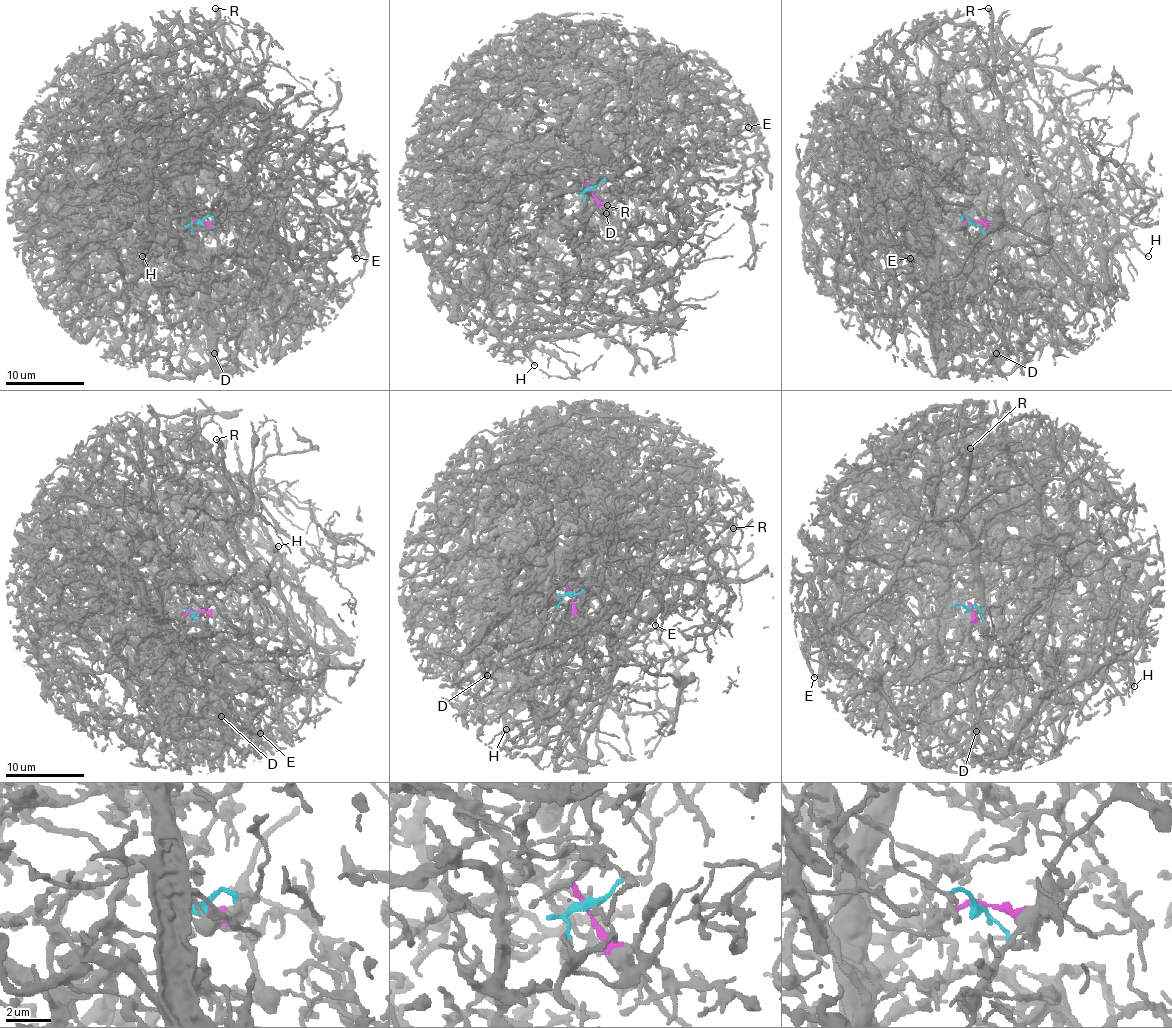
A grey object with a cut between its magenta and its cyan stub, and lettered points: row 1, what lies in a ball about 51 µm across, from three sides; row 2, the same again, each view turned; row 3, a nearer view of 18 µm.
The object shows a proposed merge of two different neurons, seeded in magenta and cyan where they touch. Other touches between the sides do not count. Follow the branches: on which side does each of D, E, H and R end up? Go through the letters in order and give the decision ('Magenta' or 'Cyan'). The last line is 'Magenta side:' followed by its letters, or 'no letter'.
D: Cyan
E: Cyan
H: Magenta
R: Magenta
Magenta side: H, R

